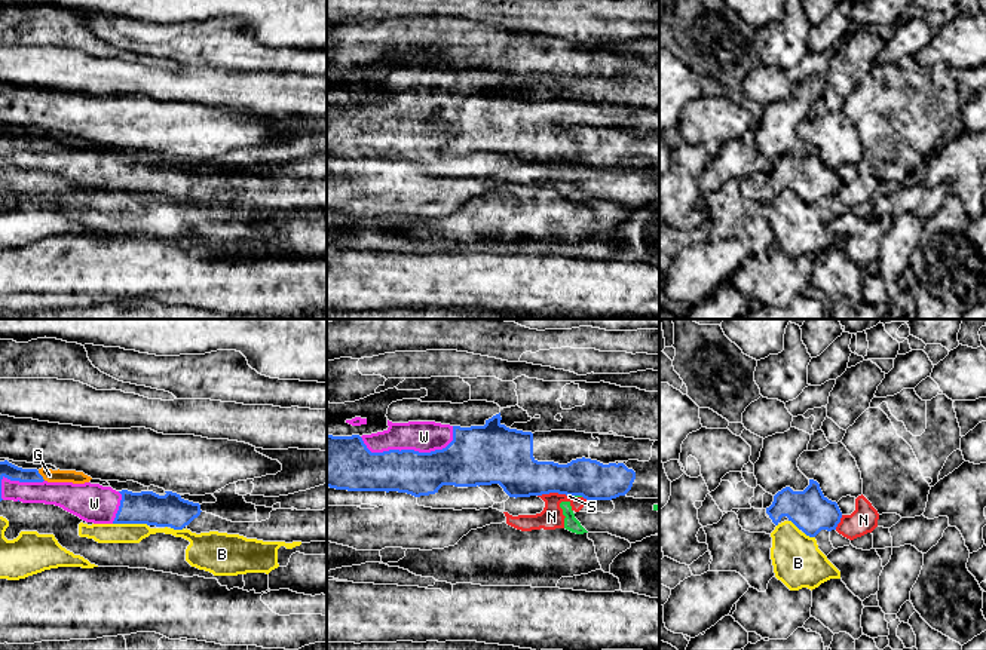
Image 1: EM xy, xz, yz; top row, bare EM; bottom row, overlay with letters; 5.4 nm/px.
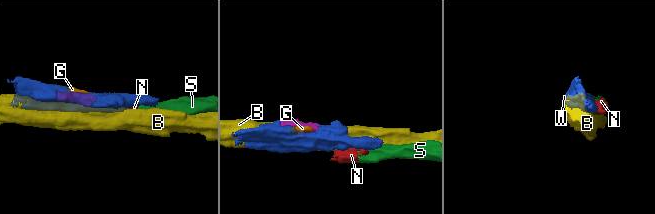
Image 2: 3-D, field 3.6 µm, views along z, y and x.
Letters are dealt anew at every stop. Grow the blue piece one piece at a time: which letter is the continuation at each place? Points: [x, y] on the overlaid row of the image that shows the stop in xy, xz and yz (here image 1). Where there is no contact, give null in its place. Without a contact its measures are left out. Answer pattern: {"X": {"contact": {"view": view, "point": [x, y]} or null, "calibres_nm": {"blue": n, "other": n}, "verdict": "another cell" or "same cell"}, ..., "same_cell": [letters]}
{"B": {"contact": {"view": "xy", "point": [131, 523]}, "calibres_nm": {"blue": 180, "other": 110}, "verdict": "another cell"}, "G": {"contact": {"view": "xy", "point": [40, 475]}, "calibres_nm": {"blue": 90, "other": 70}, "verdict": "same cell"}, "N": {"contact": {"view": "xz", "point": [553, 491]}, "calibres_nm": {"blue": 240, "other": 120}, "verdict": "another cell"}, "S": {"contact": {"view": "xz", "point": [576, 494]}, "calibres_nm": {"blue": 200, "other": 20}, "verdict": "another cell"}, "W": {"contact": {"view": "xz", "point": [410, 450]}, "calibres_nm": {"blue": 240, "other": 170}, "verdict": "same cell"}, "same_cell": ["G", "W"]}

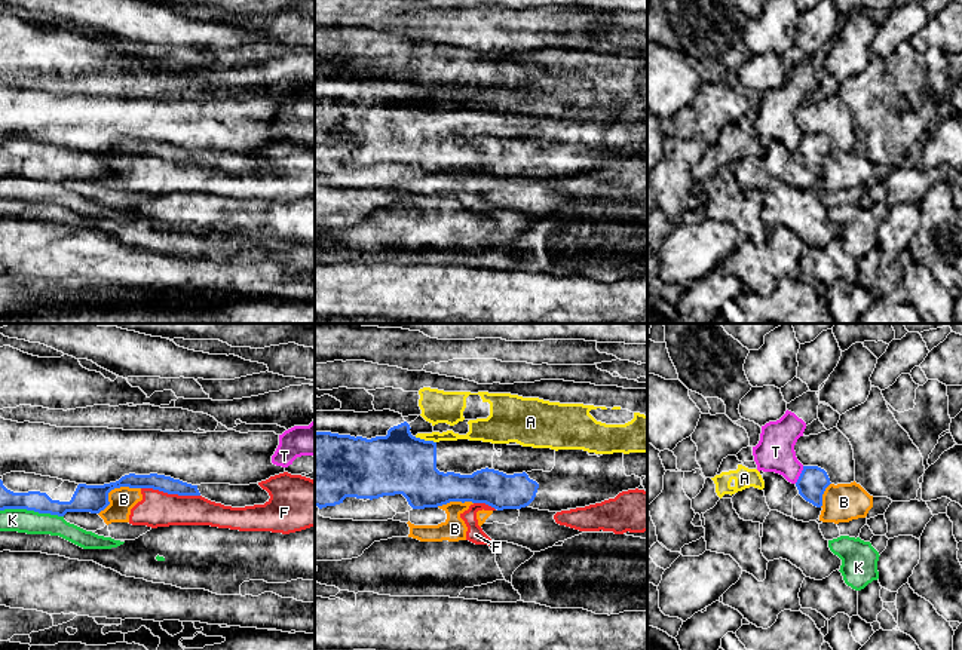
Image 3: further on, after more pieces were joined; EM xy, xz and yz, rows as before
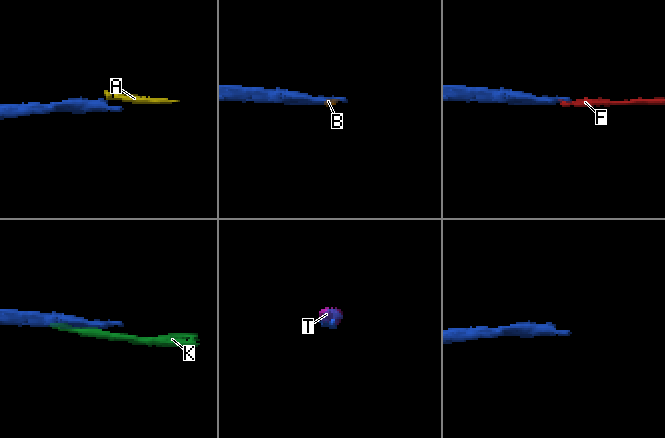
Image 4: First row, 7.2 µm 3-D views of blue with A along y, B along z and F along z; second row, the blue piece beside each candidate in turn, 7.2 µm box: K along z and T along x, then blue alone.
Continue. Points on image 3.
{"A": {"contact": {"view": "xz", "point": [423, 440]}, "calibres_nm": {"blue": 340, "other": 180}, "verdict": "another cell"}, "B": {"contact": {"view": "xy", "point": [113, 488]}, "calibres_nm": {"blue": 150, "other": 140}, "verdict": "another cell"}, "F": {"contact": {"view": "xy", "point": [171, 493]}, "calibres_nm": {"blue": 90, "other": 190}, "verdict": "another cell"}, "K": {"contact": {"view": "xy", "point": [31, 509]}, "calibres_nm": {"blue": 110, "other": 130}, "verdict": "another cell"}, "T": {"contact": {"view": "yz", "point": [800, 475]}, "calibres_nm": {"blue": 160, "other": 200}, "verdict": "another cell"}, "same_cell": []}

